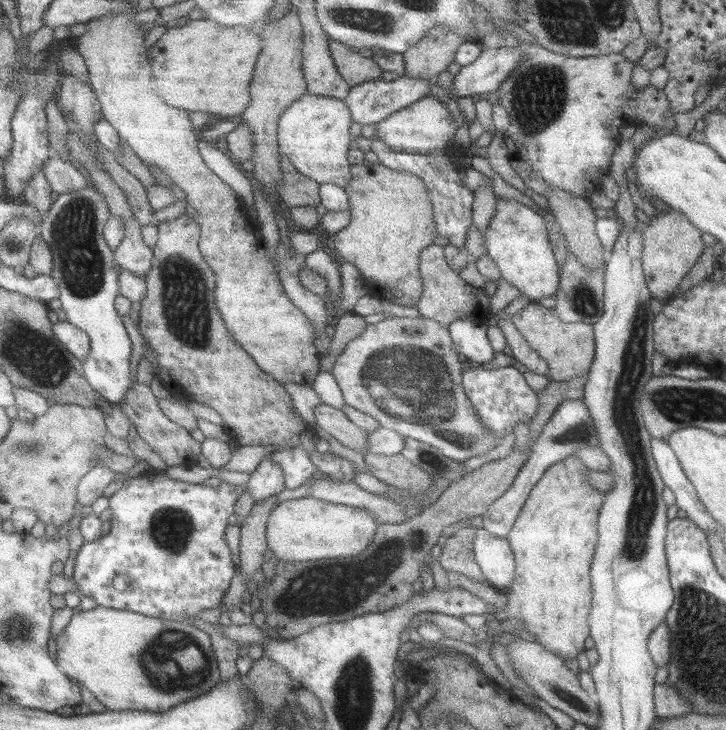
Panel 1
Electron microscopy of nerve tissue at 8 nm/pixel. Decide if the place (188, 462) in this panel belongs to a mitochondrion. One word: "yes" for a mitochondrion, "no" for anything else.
no

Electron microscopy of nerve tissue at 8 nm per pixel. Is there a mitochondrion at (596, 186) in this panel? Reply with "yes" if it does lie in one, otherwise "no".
no

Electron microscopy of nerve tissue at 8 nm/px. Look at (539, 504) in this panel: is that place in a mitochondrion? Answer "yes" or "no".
no

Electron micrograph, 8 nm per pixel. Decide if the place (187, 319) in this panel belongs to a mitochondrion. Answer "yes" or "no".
yes

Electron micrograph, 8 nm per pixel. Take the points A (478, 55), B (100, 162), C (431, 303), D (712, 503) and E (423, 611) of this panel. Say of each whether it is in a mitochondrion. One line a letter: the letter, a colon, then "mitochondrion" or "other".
A: other
B: other
C: other
D: other
E: other

